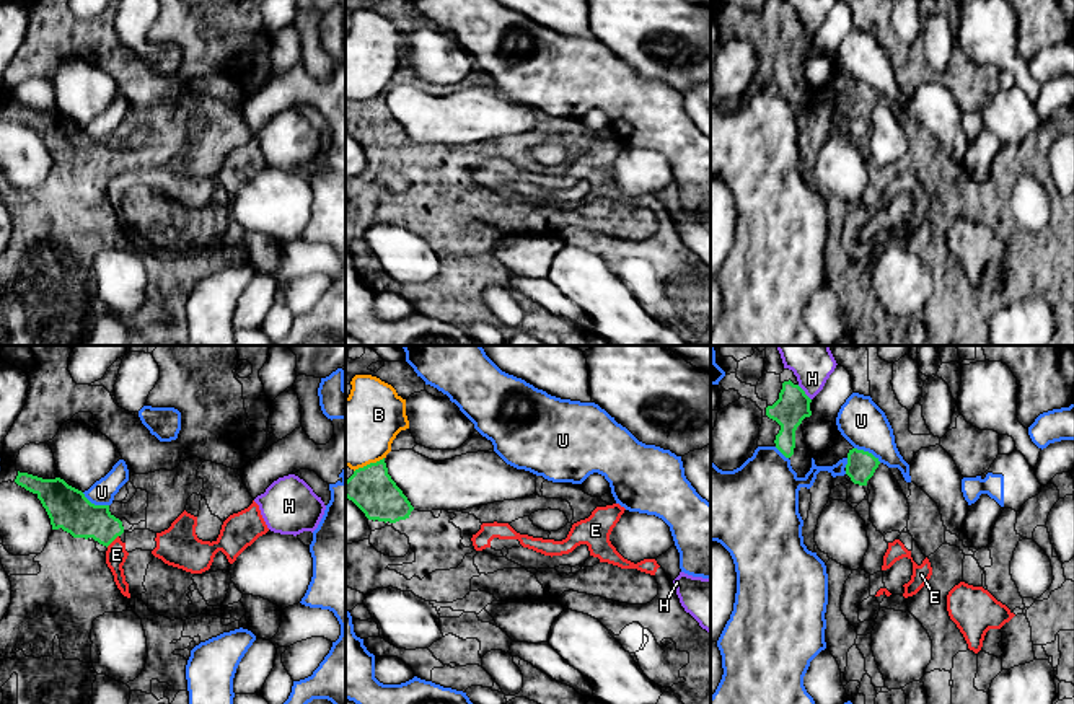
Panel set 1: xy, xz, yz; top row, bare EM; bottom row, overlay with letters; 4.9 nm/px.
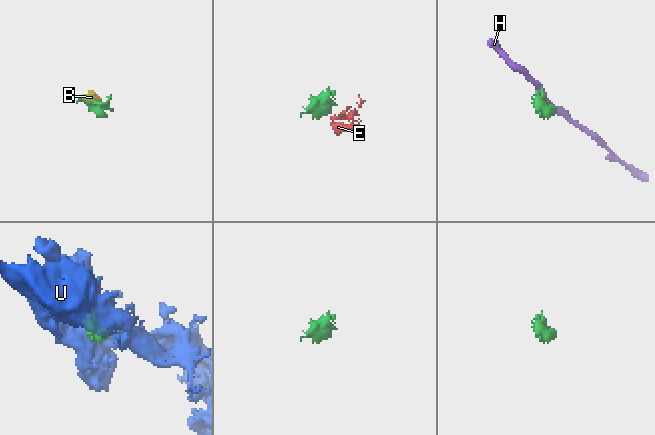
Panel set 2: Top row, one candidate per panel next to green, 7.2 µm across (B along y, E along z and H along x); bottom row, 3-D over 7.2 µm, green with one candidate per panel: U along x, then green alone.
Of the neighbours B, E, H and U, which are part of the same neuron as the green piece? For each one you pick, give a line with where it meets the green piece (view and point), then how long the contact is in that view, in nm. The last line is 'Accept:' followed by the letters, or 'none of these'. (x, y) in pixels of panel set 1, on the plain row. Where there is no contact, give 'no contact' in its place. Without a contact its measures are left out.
Accept: none of these

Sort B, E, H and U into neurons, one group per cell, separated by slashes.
B U / E / H

